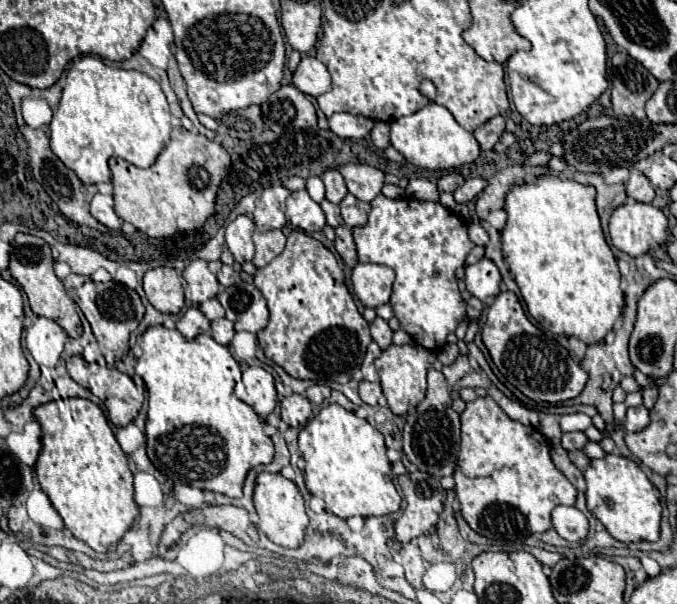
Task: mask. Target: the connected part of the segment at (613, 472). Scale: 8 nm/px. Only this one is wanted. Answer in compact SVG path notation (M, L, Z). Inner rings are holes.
M607 454L605 458L591 460L583 472L583 478L587 482L587 510L605 526L613 538L621 542L653 542L659 538L661 502L655 496L655 488L645 472L631 458Z

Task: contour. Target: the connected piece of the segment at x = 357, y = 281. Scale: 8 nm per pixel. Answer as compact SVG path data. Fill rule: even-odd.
M357 264L353 268L353 292L355 296L371 308L389 302L395 272L379 264Z

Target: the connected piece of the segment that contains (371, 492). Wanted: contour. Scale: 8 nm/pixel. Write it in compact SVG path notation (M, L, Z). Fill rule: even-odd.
M329 404L299 432L299 450L305 460L307 490L325 500L325 510L339 518L385 516L401 506L391 480L391 462L385 454L383 434L367 420L339 404Z

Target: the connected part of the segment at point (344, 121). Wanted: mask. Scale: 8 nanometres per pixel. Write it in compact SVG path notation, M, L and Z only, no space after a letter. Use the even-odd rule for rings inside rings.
M333 114L329 118L329 128L339 136L339 138L363 138L365 134L371 132L373 120L365 116L355 116L355 114Z

